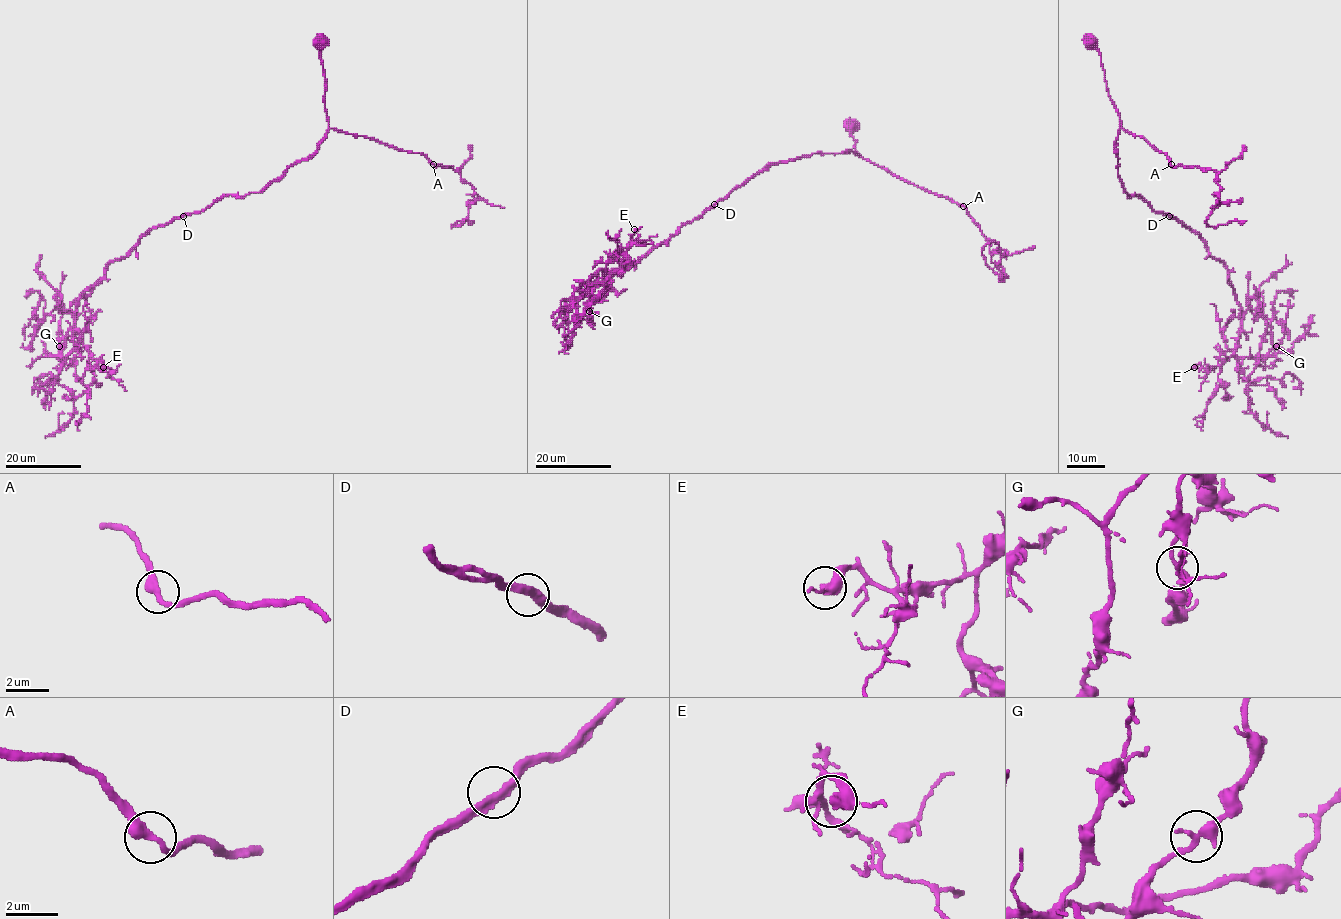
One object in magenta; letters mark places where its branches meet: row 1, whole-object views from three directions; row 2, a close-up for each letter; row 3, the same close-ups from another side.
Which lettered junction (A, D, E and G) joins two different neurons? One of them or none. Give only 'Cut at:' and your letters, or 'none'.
Cut at: none

